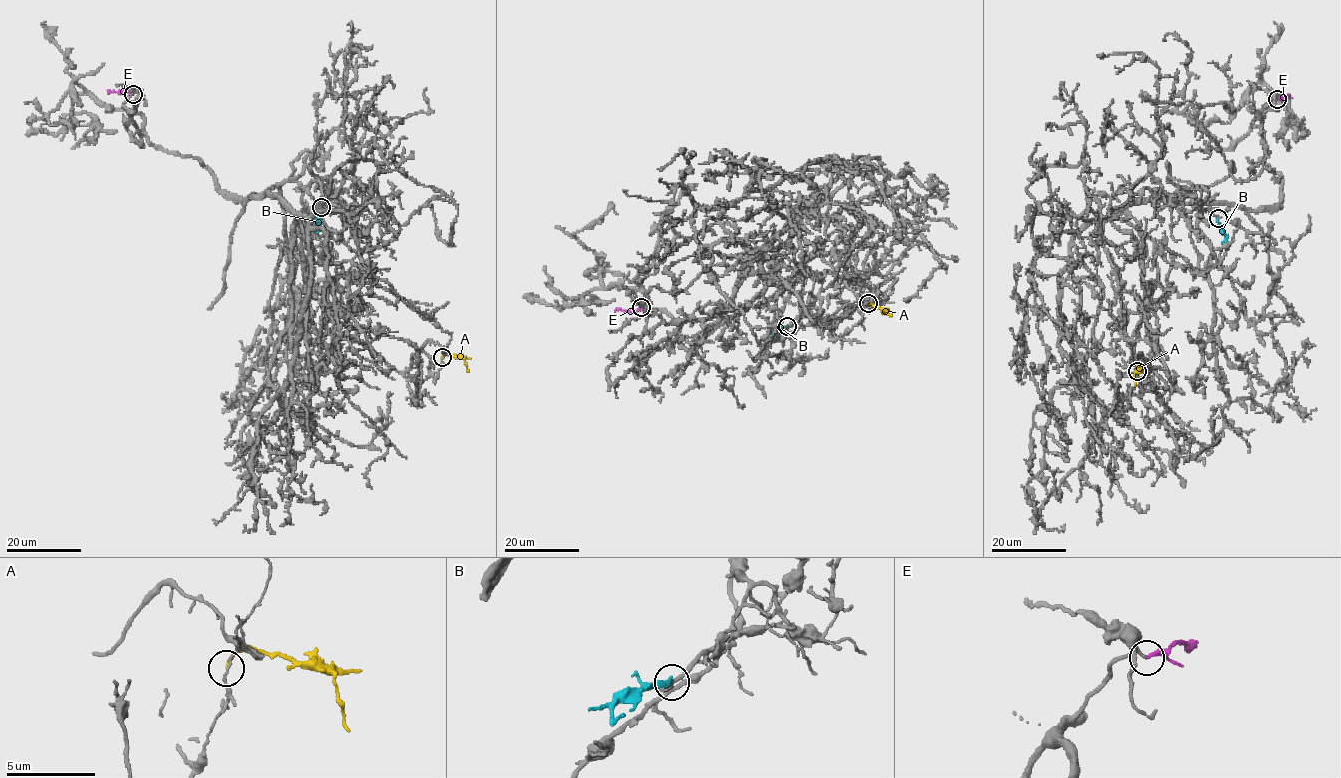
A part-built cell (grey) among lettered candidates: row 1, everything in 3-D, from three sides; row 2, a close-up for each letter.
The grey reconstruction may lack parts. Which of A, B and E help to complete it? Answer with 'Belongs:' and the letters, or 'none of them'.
Belongs: E

